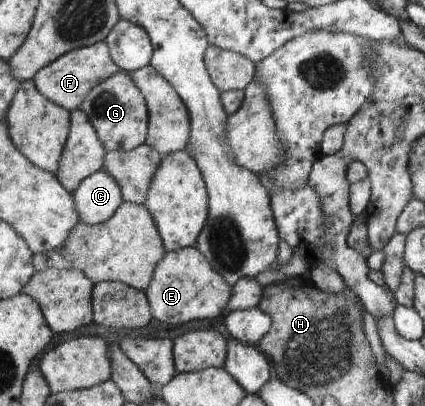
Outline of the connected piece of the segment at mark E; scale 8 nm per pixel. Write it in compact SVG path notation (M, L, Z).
M196 247L168 252L164 260L157 265L152 280L146 294L153 317L167 324L219 318L229 312L231 299L235 296L233 287Z

